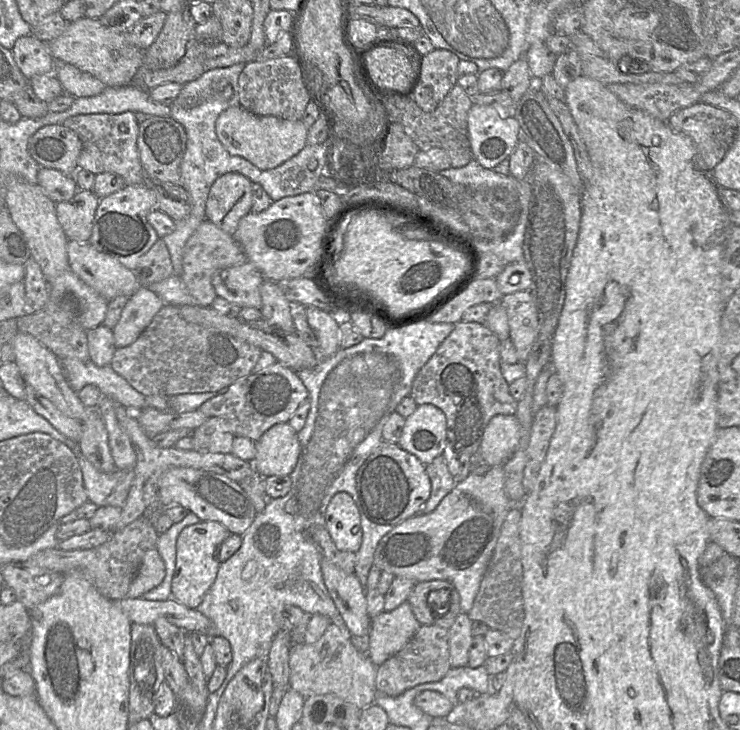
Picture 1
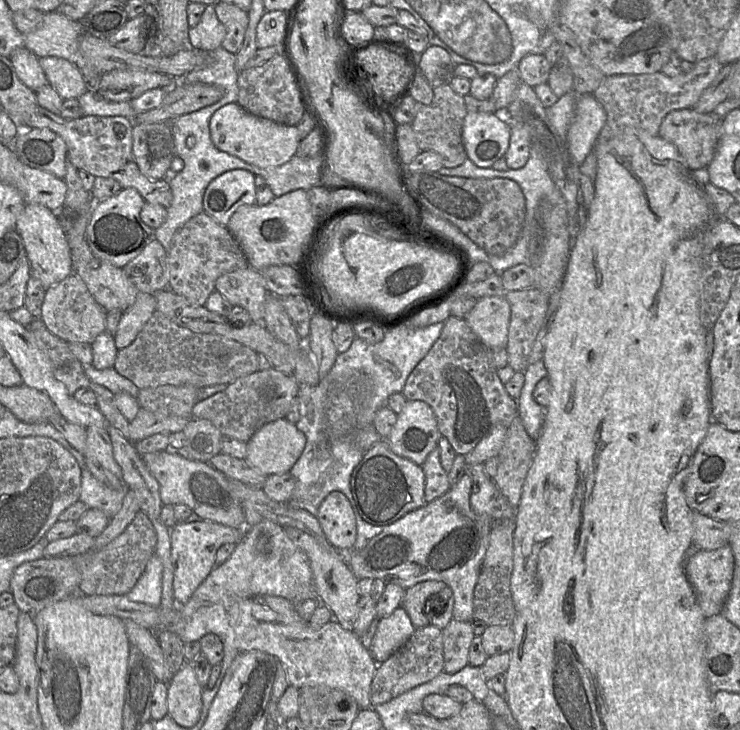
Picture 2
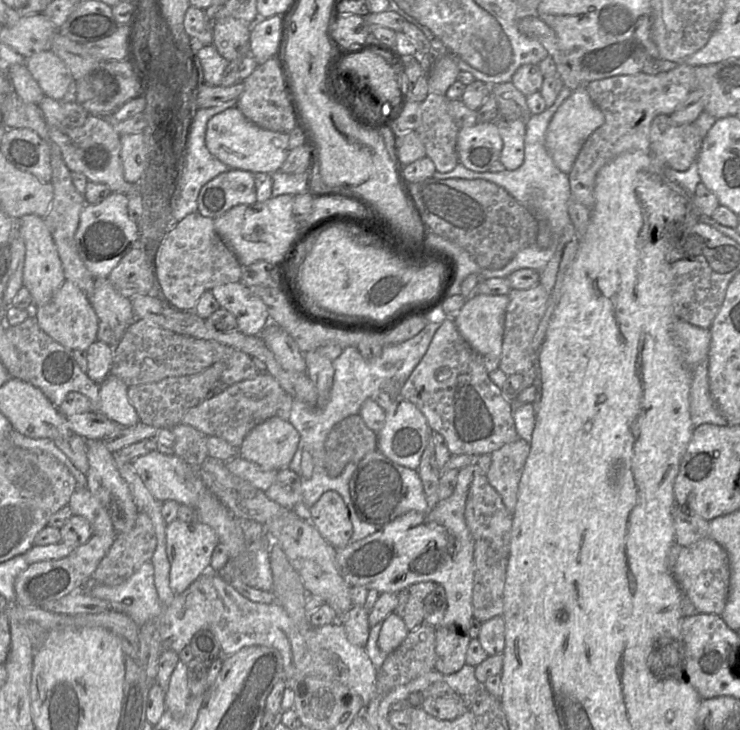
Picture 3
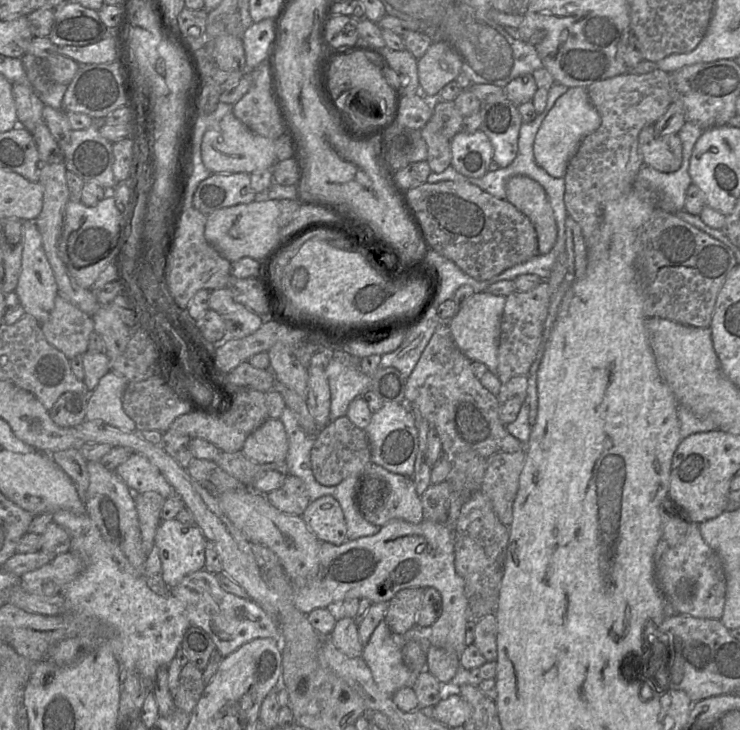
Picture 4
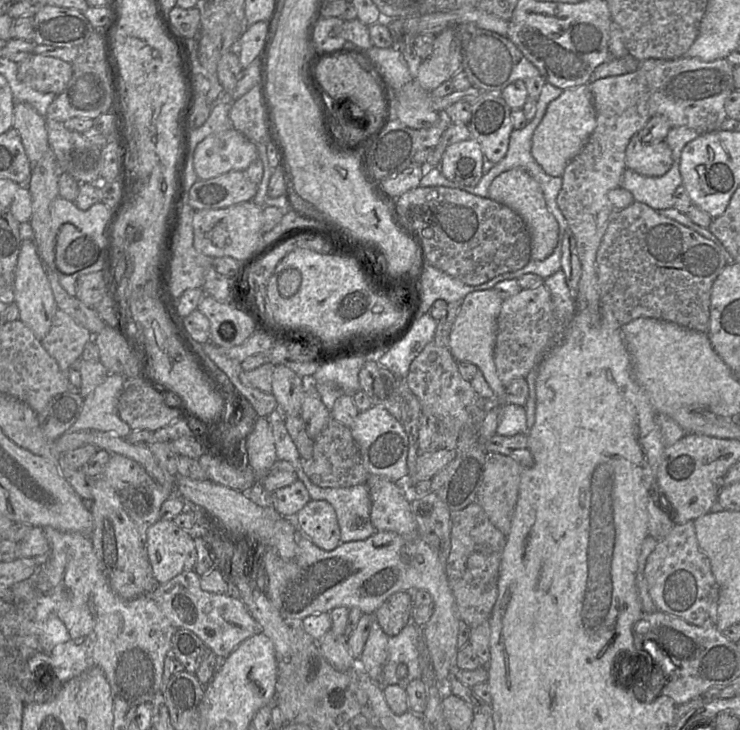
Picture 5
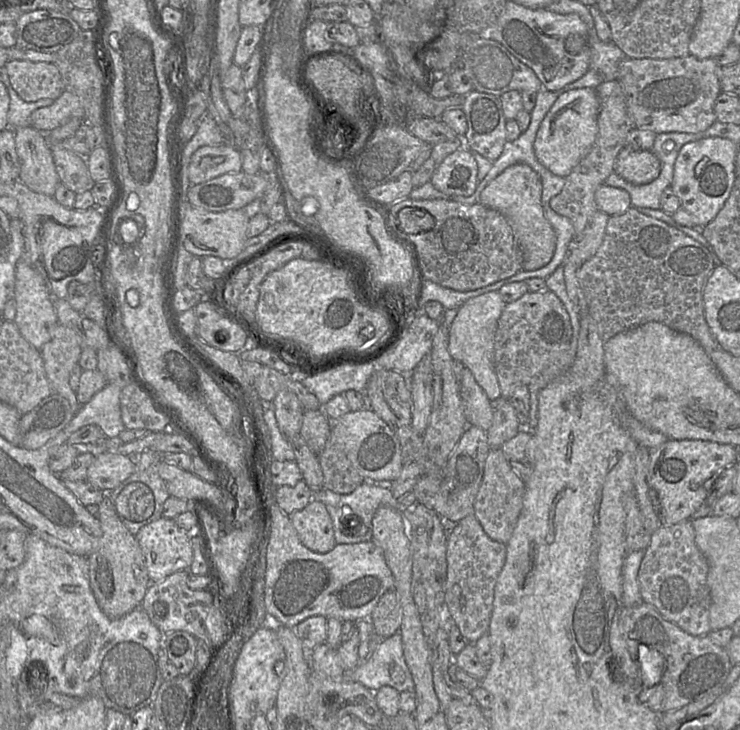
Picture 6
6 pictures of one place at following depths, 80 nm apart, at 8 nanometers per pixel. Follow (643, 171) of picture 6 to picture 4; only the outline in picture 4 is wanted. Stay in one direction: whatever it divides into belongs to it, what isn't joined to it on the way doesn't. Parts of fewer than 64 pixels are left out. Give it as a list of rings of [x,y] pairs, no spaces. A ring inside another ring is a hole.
[[[653,124],[640,130],[638,149],[643,159],[643,166],[657,171],[674,172],[682,164],[682,143],[678,134],[657,136]]]

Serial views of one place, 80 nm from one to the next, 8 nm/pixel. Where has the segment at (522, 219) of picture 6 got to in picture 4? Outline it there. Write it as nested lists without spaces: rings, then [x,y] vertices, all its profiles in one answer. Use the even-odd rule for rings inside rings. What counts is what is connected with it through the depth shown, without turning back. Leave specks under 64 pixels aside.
[[[516,175],[507,180],[505,192],[506,200],[532,222],[539,255],[547,254],[555,245],[557,225],[544,188],[527,176]]]

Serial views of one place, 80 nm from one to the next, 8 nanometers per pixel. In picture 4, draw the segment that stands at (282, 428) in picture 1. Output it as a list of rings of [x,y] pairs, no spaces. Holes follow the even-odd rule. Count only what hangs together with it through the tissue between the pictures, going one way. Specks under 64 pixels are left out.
[[[268,418],[246,438],[240,451],[259,464],[285,462],[288,437],[282,422]]]

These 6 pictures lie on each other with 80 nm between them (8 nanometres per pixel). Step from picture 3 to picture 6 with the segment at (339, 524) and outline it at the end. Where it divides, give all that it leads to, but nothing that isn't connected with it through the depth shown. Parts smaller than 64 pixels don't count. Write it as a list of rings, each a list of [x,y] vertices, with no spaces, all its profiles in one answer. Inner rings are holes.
[[[311,500],[306,507],[294,512],[289,517],[300,541],[311,551],[324,554],[330,552],[337,545],[332,519],[322,502]]]

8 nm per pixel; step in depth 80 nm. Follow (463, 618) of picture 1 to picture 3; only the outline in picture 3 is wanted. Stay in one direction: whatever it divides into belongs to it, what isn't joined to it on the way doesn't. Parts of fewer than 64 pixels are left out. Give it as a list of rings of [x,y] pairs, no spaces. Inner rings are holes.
[[[446,627],[436,628],[436,671],[454,674],[466,664],[466,653],[471,638],[469,634]]]

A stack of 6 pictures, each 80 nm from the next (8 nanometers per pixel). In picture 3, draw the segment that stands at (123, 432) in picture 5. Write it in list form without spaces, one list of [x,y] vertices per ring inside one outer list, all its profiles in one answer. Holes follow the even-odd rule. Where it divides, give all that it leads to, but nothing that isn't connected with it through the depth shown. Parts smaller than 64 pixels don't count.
[[[109,374],[100,384],[97,409],[121,427],[130,427],[139,422],[138,414],[128,399],[128,386],[118,376]]]

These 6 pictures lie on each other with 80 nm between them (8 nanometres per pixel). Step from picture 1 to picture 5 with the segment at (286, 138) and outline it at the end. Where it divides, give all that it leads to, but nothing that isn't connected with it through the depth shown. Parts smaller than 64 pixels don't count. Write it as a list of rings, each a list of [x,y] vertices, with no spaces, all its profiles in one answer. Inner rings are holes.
[[[233,127],[207,136],[197,145],[193,160],[194,170],[199,180],[208,180],[229,171],[245,171],[257,157],[257,145]]]

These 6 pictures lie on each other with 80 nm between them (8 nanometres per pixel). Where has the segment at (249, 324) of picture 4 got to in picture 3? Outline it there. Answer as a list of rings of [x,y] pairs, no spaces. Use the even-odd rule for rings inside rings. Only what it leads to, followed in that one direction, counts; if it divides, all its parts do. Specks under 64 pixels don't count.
[[[241,281],[218,285],[211,291],[220,308],[236,317],[238,331],[243,334],[259,335],[271,324],[263,301]]]

